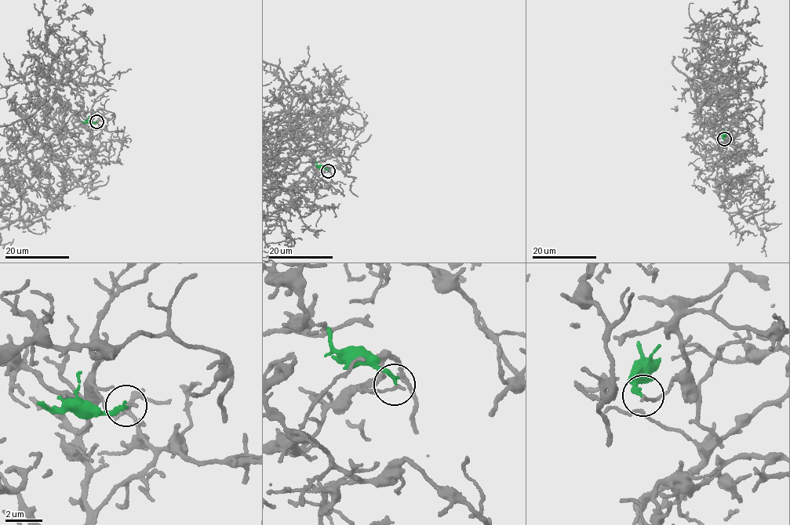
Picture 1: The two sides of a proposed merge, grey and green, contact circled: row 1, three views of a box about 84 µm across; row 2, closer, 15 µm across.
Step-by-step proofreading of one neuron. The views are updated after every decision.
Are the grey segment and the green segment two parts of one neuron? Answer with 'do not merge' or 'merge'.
do not merge

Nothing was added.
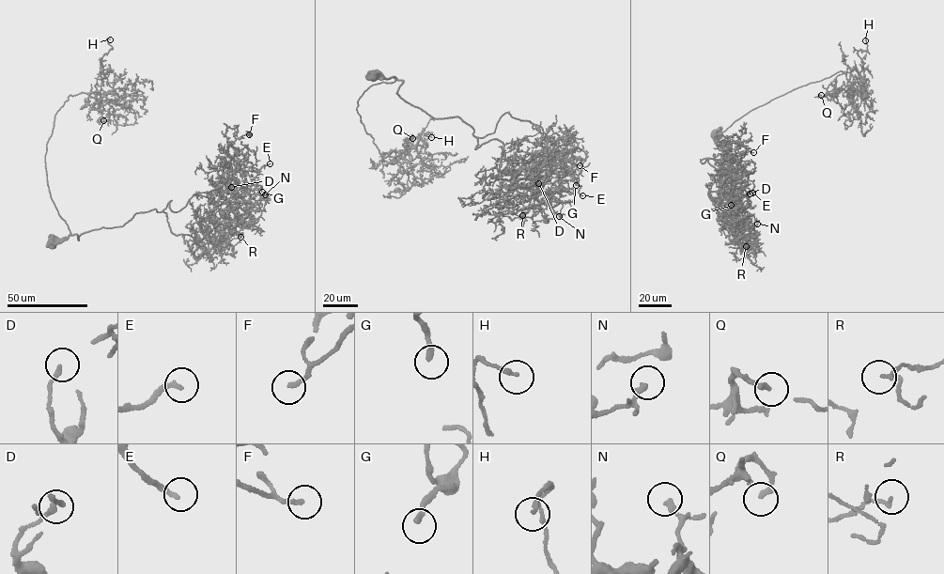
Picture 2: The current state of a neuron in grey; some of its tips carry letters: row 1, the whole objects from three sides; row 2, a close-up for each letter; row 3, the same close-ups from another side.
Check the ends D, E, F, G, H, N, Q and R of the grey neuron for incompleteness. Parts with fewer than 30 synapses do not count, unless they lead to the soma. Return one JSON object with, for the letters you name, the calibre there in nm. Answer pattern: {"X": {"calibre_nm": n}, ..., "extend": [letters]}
{"extend": []}

